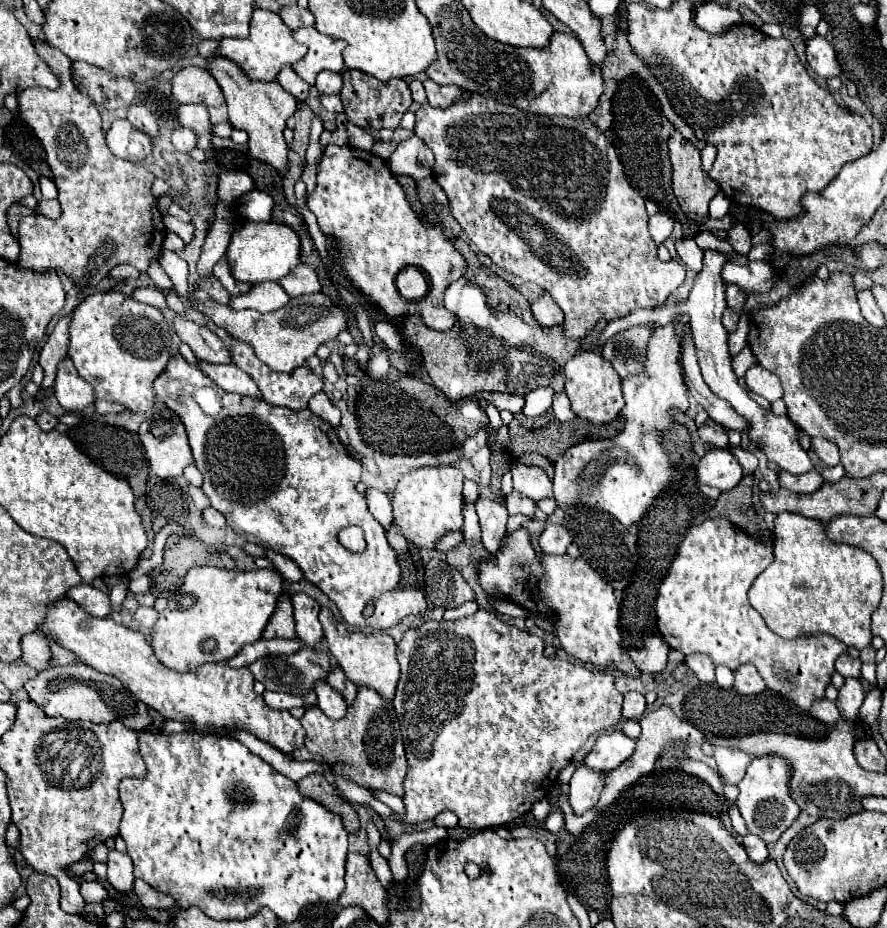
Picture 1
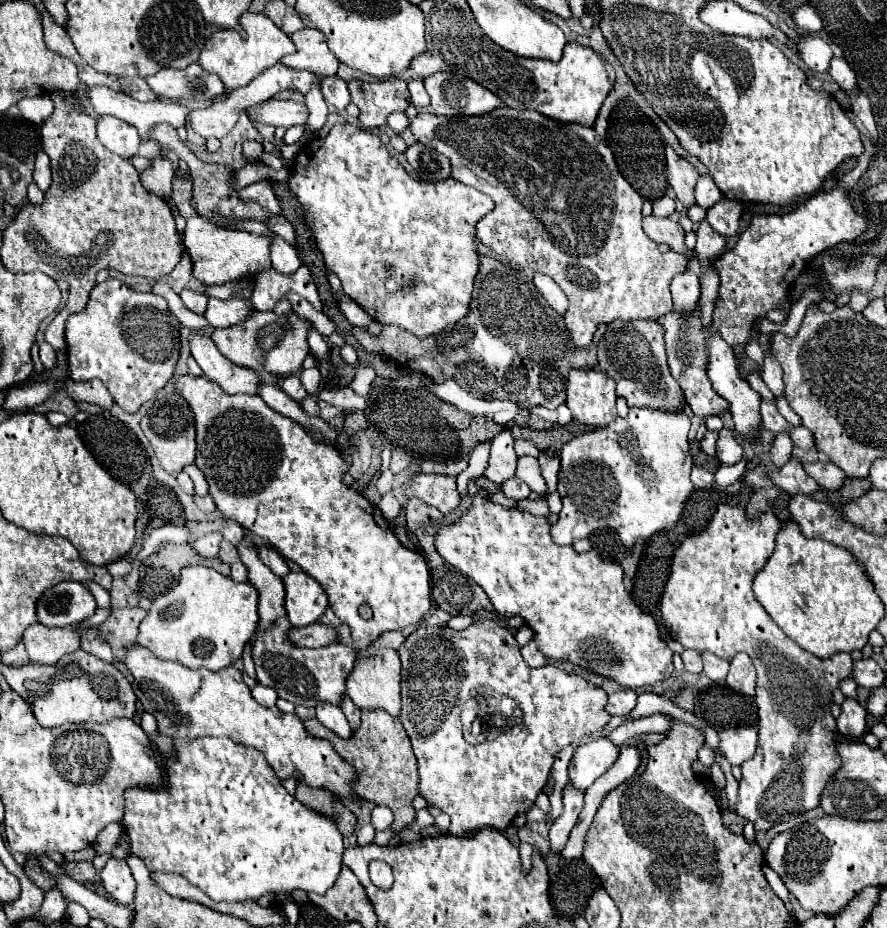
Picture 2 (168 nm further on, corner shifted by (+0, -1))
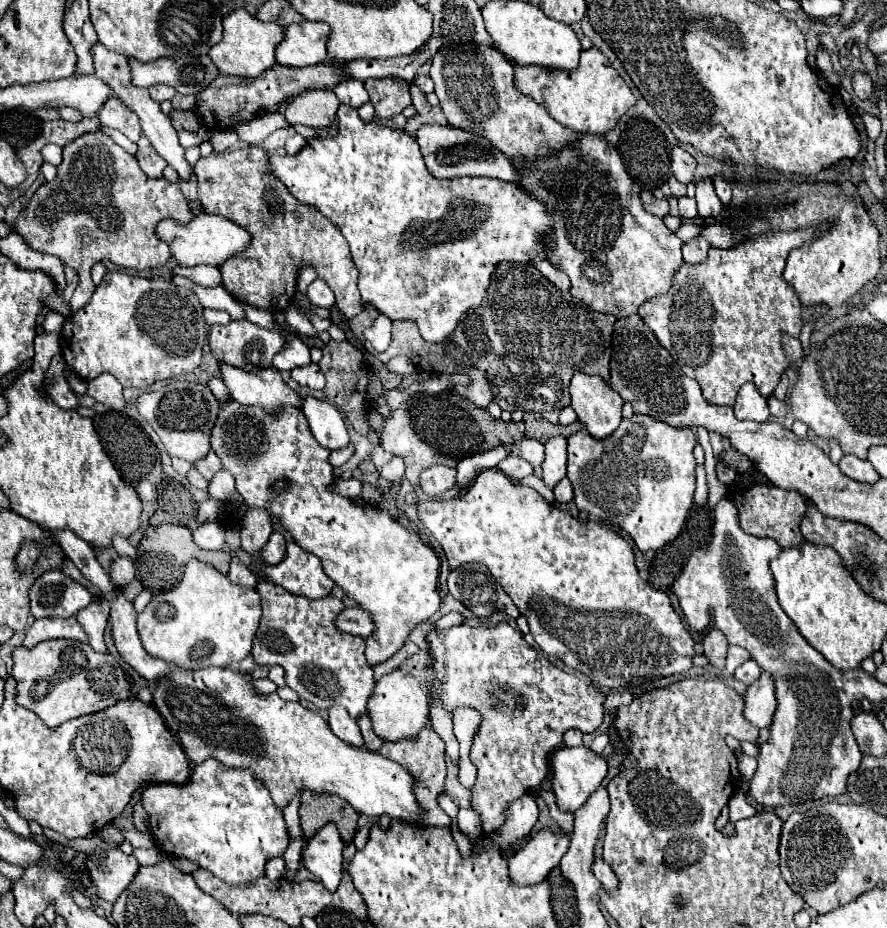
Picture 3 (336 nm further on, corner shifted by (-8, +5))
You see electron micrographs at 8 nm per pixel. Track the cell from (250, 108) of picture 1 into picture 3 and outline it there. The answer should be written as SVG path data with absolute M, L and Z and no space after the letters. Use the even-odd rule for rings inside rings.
M306 91L286 105L286 119L290 125L306 125L314 129L326 129L334 123L340 101L332 91Z

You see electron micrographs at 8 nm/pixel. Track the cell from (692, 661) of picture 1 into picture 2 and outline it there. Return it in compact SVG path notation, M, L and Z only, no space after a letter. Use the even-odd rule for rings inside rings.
M702 653L702 663L704 663L704 673L714 681L714 683L722 683L726 679L728 673L728 661L712 655L712 653Z

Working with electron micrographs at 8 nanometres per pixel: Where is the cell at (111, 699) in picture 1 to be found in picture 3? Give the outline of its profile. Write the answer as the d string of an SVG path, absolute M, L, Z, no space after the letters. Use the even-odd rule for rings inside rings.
M42 641L34 649L24 649L22 645L12 651L12 677L16 679L16 703L24 709L34 711L46 727L54 729L68 719L90 715L114 705L120 699L128 699L128 681L124 677L122 665L112 655L96 653L88 643L78 641Z

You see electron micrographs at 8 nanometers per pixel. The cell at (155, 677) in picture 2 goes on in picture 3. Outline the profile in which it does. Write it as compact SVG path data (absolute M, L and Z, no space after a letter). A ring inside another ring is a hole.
M174 665L172 675L156 683L154 705L166 719L170 731L180 739L190 763L198 765L200 761L216 759L224 767L238 767L252 771L252 775L266 785L278 809L284 809L296 793L312 791L324 795L338 795L366 817L388 815L392 819L402 819L406 823L418 823L422 809L414 795L416 777L408 773L408 769L404 769L396 761L382 757L380 753L356 749L340 741L332 733L330 725L312 709L306 709L300 703L284 701L278 697L278 693L260 695L250 681L252 677L248 673L242 675L230 669L210 667L202 671L186 671Z

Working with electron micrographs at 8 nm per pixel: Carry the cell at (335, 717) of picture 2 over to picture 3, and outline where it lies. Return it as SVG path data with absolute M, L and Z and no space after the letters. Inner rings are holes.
M330 707L330 729L336 737L340 737L344 743L354 747L364 747L362 733L358 729L358 723L348 715L344 707Z

